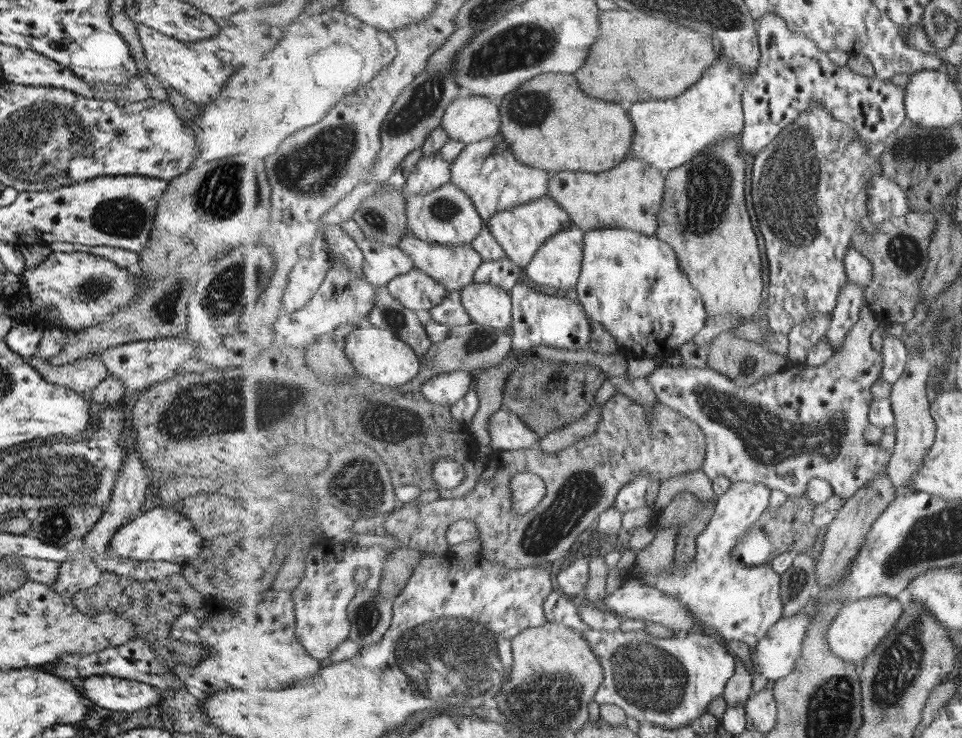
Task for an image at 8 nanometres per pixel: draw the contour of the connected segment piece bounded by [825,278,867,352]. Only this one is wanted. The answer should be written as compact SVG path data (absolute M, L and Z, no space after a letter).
M850 278L838 296L837 306L831 314L830 329L825 335L837 351L846 341L847 333L859 322L861 311L866 304L864 286Z

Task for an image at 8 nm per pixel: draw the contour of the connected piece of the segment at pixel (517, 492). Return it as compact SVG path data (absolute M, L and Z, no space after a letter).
M523 471L512 476L512 512L527 514L531 512L548 493L546 482L535 473Z

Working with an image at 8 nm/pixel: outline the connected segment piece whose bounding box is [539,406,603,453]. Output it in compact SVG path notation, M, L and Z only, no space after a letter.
M603 406L593 407L580 421L564 427L557 427L552 433L542 436L539 440L546 451L558 453L577 446L581 440L591 438L597 432L602 419Z

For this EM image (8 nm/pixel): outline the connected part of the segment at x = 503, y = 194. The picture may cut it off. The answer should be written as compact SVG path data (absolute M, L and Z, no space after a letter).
M501 133L481 142L467 145L451 166L453 180L463 192L469 193L473 204L486 221L498 212L540 199L549 192L551 172L529 167L517 160L511 145Z

